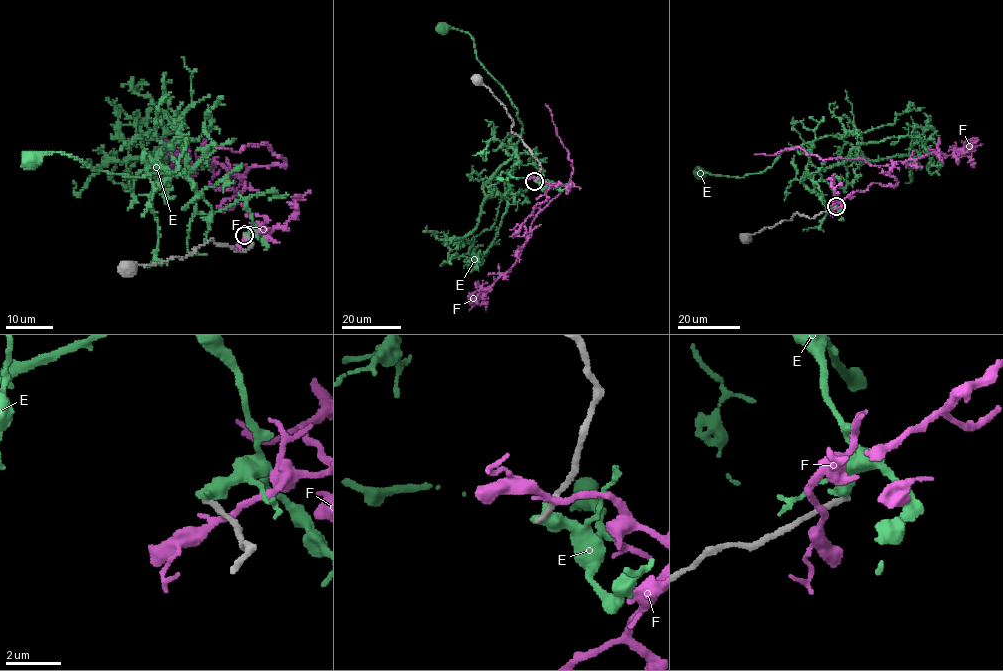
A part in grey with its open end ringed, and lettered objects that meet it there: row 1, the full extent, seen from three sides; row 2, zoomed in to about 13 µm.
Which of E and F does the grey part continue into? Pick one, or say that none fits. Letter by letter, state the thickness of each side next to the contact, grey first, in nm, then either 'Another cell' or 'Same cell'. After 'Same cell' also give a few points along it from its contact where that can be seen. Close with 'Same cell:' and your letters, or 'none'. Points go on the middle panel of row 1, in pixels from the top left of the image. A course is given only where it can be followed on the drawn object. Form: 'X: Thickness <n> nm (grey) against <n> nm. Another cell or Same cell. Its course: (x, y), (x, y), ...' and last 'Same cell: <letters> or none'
E: Thickness 220 nm (grey) against 550 nm. Another cell
F: Thickness 280 nm (grey) against 240 nm. Another cell
Same cell: none

